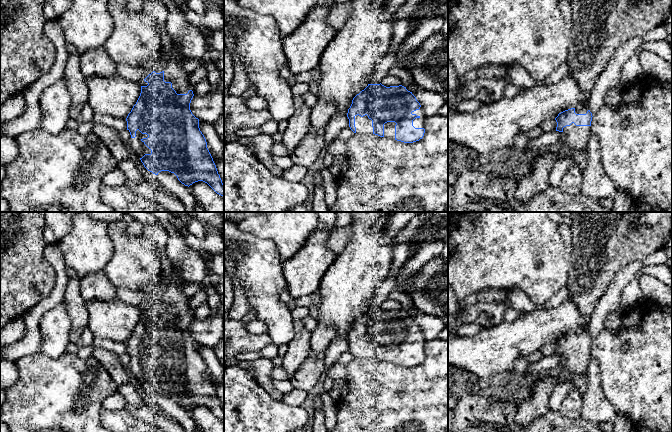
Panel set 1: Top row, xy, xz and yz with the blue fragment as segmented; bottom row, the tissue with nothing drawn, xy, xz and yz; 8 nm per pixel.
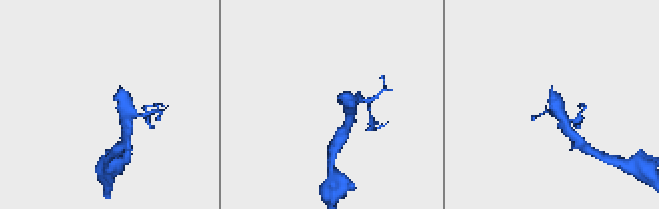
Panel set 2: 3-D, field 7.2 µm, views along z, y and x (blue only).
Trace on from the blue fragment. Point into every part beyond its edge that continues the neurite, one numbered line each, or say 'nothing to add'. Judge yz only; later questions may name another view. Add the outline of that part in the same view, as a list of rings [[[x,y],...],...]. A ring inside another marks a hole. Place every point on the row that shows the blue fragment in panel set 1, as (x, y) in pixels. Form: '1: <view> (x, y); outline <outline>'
1: yz (576, 138); outline [[[572,123],[563,128],[563,138],[558,142],[571,153],[587,151],[591,127],[576,126]]]

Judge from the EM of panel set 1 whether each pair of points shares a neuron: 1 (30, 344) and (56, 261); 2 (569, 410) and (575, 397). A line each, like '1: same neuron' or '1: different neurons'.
1: same neuron
2: same neuron

